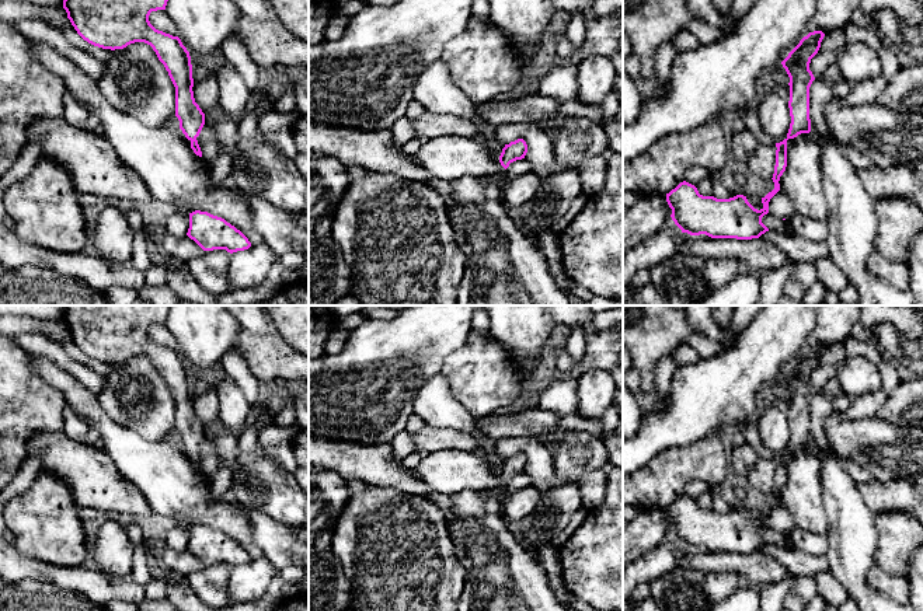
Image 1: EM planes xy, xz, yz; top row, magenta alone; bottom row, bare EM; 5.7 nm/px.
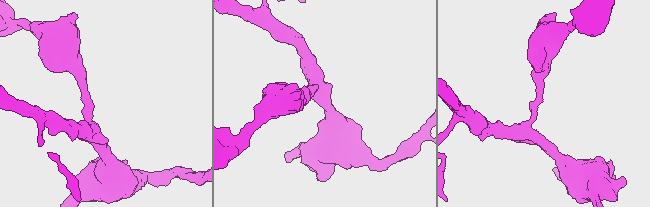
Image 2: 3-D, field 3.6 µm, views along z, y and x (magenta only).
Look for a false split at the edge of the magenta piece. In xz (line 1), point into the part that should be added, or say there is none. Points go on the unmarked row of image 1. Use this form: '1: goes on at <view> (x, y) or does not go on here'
1: does not go on here

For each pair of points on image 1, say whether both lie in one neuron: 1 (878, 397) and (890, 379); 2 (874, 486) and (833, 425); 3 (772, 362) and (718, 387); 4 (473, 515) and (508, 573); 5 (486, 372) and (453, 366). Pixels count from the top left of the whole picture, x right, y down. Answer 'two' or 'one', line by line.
1: one
2: two
3: one
4: one
5: one

